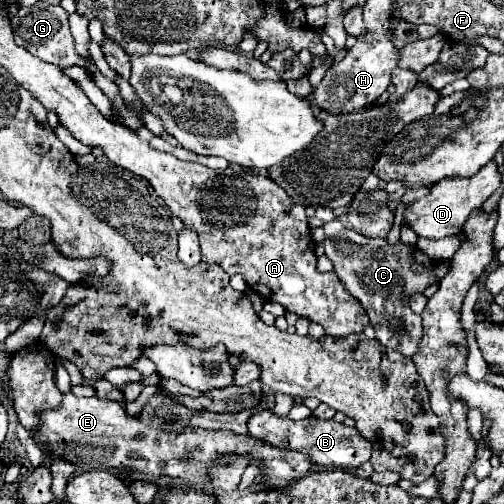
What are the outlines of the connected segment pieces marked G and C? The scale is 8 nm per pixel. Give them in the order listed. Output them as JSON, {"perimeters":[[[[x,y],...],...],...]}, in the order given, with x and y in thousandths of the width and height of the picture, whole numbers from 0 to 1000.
{"perimeters":[[[[71,4],[63,12],[44,12],[36,28],[20,40],[28,83],[44,95],[52,95],[63,111],[99,123],[115,135],[131,135],[143,127],[159,127],[163,115],[147,99],[147,79],[135,56],[135,28],[123,12],[99,12],[91,4]]],[[[675,437],[643,444],[643,460],[647,508],[659,516],[663,540],[683,563],[683,571],[730,619],[734,643],[746,655],[746,671],[766,690],[794,698],[806,714],[817,714],[825,690],[833,687],[837,631],[810,611],[810,595],[817,583],[841,579],[853,563],[865,560],[865,520],[825,488],[806,488],[798,480],[790,480],[786,488],[770,488],[762,472],[722,472],[694,452],[683,452]]]]}

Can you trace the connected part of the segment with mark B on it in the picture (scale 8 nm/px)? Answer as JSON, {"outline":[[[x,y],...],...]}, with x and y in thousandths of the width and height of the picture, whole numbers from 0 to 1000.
{"outline":[[[516,813],[500,821],[500,829],[492,833],[492,857],[496,865],[512,873],[528,873],[548,889],[571,889],[571,893],[599,897],[623,921],[647,925],[647,929],[687,929],[687,933],[710,929],[714,921],[730,917],[738,901],[738,881],[726,869],[718,869],[706,849],[690,849],[663,833],[635,833],[623,825],[579,837],[575,829],[556,829],[540,821],[536,813]]]}

